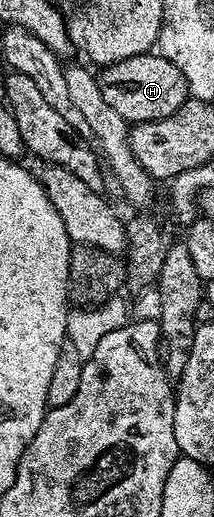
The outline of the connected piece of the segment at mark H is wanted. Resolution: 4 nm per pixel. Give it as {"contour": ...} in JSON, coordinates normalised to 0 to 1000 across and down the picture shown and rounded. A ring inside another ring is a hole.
{"contour":[[[748,103],[636,106],[593,110],[593,118],[528,122],[467,139],[463,159],[481,195],[500,195],[500,203],[519,203],[519,211],[537,211],[537,219],[556,219],[556,226],[575,226],[607,242],[799,226],[799,219],[836,213],[864,201],[864,193],[888,190],[883,166],[855,141],[836,141],[836,133],[818,133],[818,126],[799,126],[799,118],[780,118]]]}

